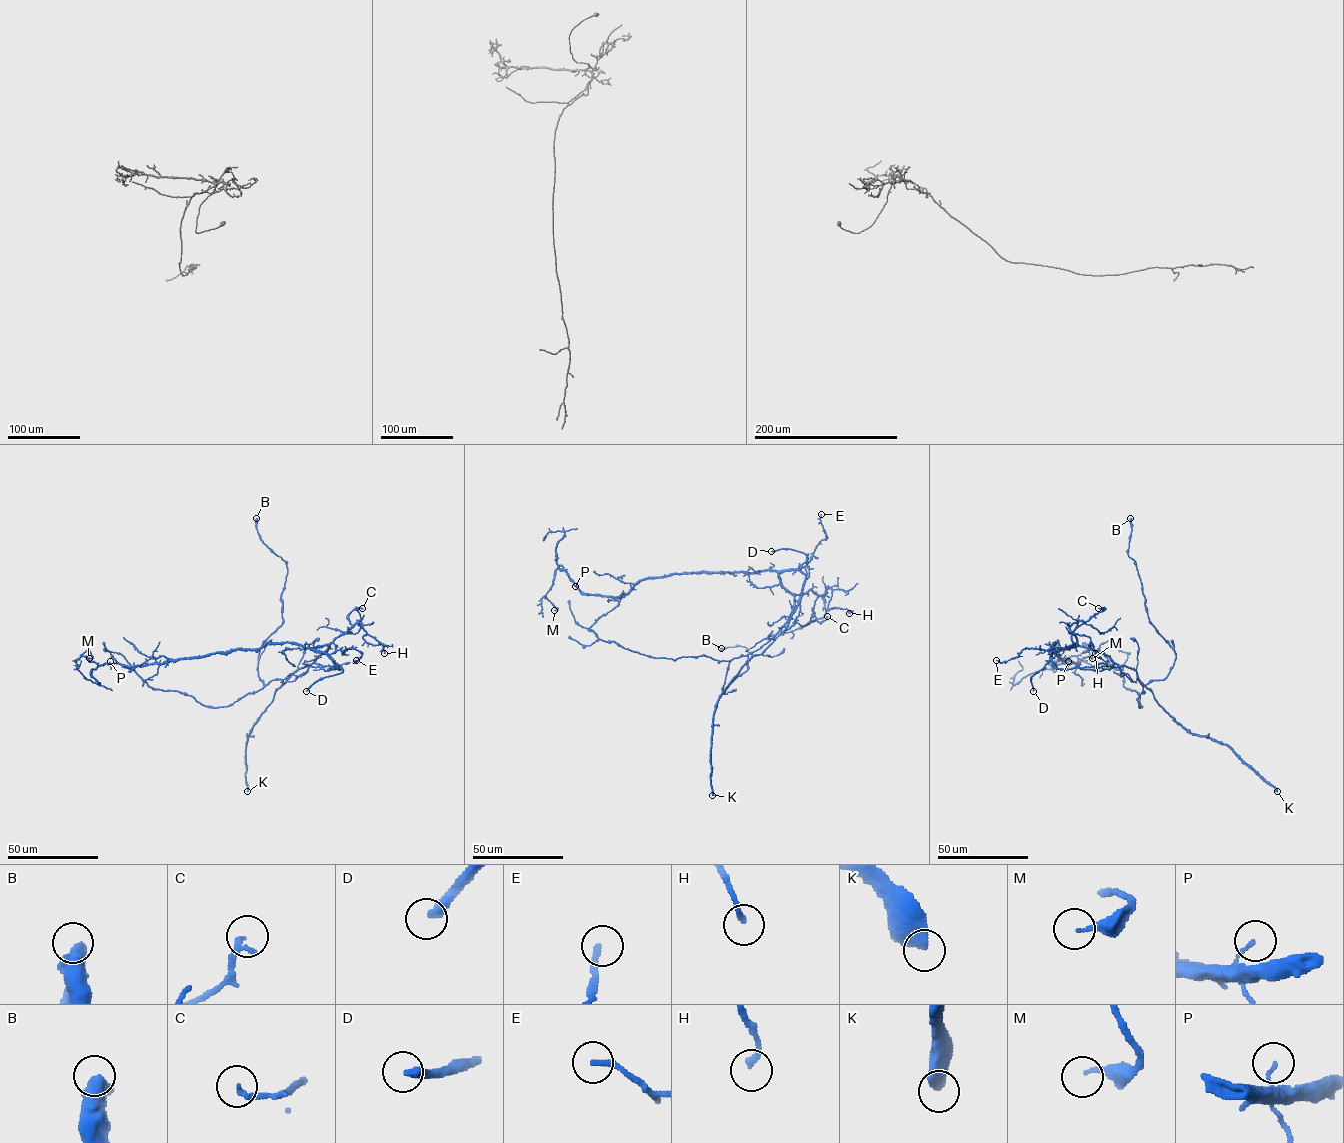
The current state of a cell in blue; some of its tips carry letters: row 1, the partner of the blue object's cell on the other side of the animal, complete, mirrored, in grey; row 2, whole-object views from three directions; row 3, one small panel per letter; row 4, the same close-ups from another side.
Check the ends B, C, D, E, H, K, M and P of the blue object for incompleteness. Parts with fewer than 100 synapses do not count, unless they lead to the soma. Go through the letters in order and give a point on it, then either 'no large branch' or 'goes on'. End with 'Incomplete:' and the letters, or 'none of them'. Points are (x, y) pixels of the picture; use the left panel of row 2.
B: (256, 518) | no large branch
C: (362, 608) | no large branch
D: (306, 691) | goes on
E: (356, 660) | no large branch
H: (384, 653) | no large branch
K: (247, 791) | goes on
M: (89, 658) | no large branch
P: (110, 661) | no large branch
Incomplete: D, K

